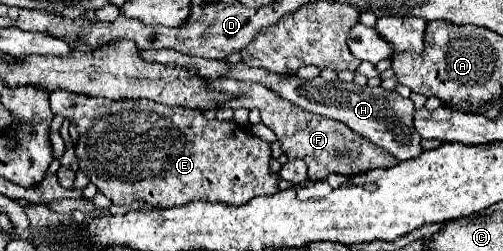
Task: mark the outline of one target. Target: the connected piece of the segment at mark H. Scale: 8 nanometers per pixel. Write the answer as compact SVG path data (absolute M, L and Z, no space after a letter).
M169 48L141 50L141 56L145 56L145 60L153 60L153 62L161 62L161 64L181 64L181 68L197 68L197 72L201 72L201 76L209 76L209 78L235 78L235 80L259 82L259 84L267 86L269 90L277 92L281 98L289 100L291 104L297 104L313 114L329 116L329 118L335 118L335 120L347 124L353 132L361 132L361 136L373 140L375 144L379 144L381 148L391 152L399 162L415 158L423 152L421 136L413 128L415 106L413 106L411 98L403 98L395 90L387 92L381 86L377 86L377 88L357 86L353 82L341 82L341 80L327 82L321 76L317 76L313 80L303 80L299 76L279 76L279 74L273 74L263 68L249 68L241 62L231 64L227 60L205 60L199 56L185 56L185 54L181 54L177 50L169 50Z

